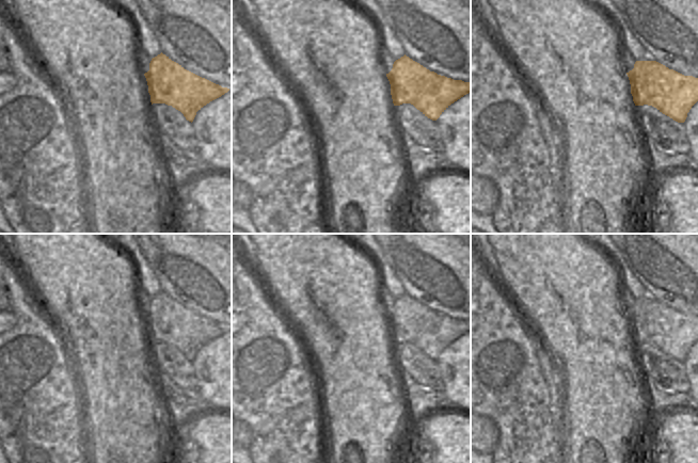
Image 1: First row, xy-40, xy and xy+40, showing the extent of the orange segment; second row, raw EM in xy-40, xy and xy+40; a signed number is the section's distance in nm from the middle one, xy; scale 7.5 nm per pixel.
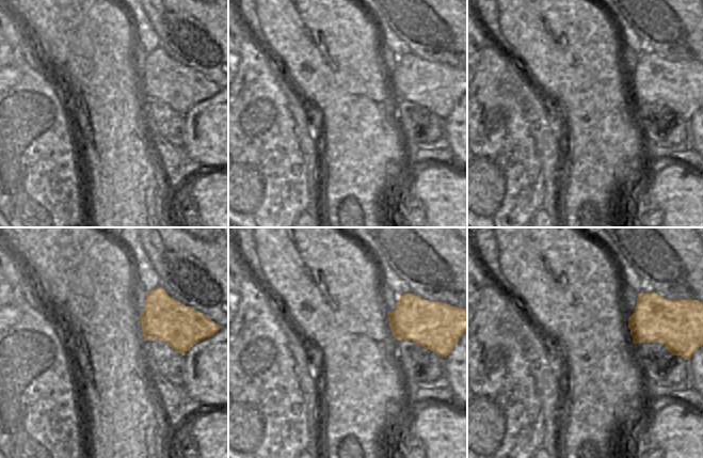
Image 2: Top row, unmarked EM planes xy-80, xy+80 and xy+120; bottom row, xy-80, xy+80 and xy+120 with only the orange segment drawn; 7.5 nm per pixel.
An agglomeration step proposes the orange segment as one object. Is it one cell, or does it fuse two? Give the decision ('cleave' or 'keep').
cleave

